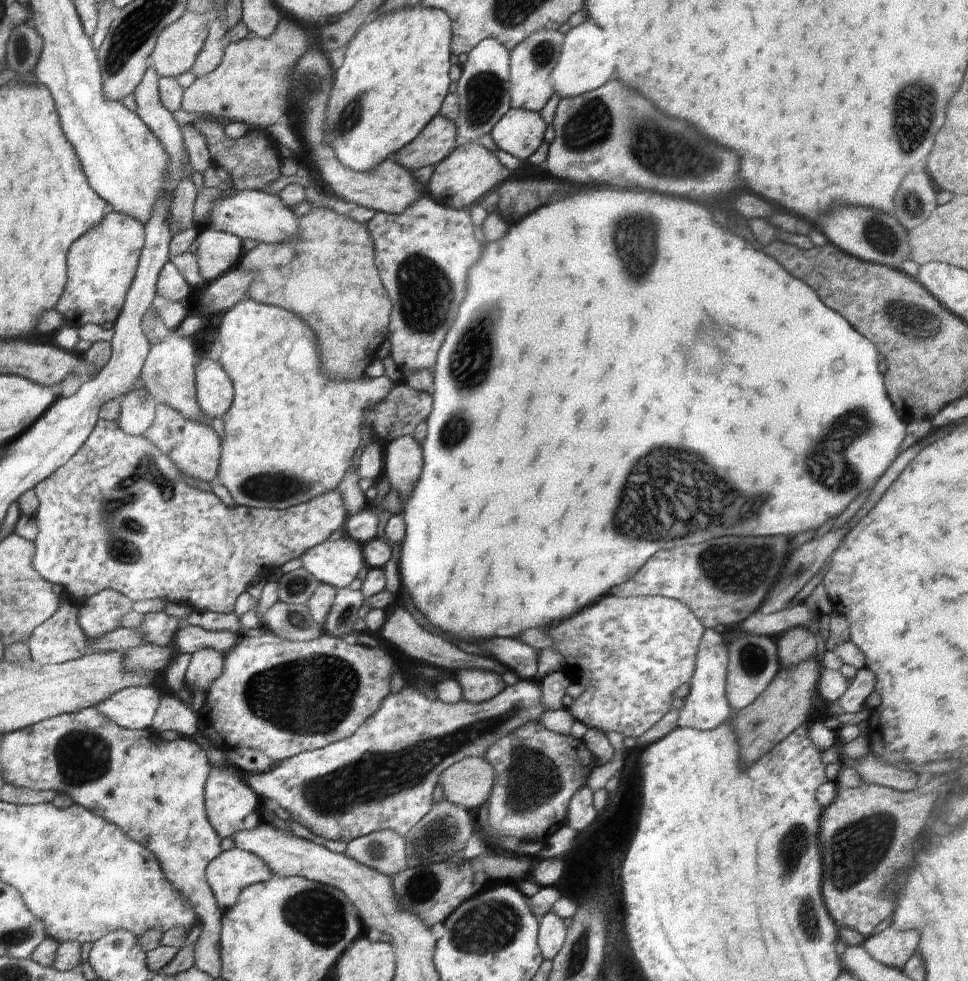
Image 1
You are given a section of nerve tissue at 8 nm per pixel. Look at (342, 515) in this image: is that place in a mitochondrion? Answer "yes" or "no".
no

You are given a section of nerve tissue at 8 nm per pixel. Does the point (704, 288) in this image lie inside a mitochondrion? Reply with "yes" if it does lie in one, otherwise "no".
no

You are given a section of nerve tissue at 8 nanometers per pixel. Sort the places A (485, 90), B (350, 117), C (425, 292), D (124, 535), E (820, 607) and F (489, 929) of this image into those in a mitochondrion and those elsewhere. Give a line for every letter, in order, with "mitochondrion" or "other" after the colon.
A: mitochondrion
B: mitochondrion
C: mitochondrion
D: mitochondrion
E: other
F: mitochondrion

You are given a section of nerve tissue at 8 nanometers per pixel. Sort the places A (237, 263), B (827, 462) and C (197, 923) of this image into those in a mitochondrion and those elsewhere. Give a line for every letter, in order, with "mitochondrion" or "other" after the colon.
A: other
B: mitochondrion
C: other

